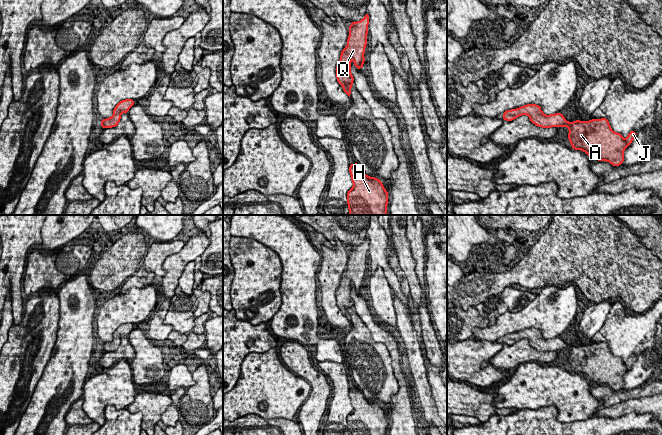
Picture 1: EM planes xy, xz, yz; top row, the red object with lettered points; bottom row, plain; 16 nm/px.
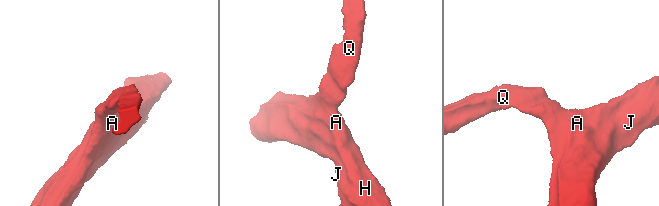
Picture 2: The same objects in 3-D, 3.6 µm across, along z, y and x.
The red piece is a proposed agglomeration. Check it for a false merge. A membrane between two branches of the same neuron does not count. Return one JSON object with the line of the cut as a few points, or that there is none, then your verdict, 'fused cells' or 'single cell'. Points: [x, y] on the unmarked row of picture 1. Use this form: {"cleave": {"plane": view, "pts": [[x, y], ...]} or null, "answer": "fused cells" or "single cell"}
{"cleave": null, "answer": "single cell"}

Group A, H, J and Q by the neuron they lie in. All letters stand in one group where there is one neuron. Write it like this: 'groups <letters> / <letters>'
groups A H J Q

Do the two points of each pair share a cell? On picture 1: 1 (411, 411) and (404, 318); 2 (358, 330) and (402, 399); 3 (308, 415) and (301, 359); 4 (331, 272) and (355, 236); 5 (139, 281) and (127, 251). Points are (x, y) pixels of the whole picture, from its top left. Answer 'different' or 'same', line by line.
1: different
2: different
3: same
4: different
5: different

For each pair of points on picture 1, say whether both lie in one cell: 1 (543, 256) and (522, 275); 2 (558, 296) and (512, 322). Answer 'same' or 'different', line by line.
1: same
2: same

